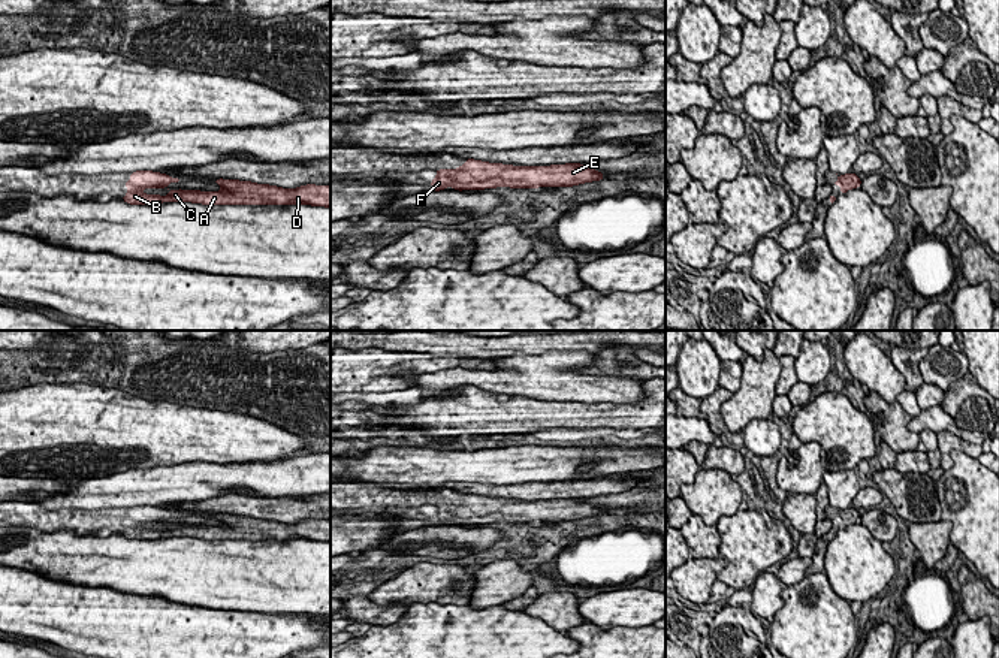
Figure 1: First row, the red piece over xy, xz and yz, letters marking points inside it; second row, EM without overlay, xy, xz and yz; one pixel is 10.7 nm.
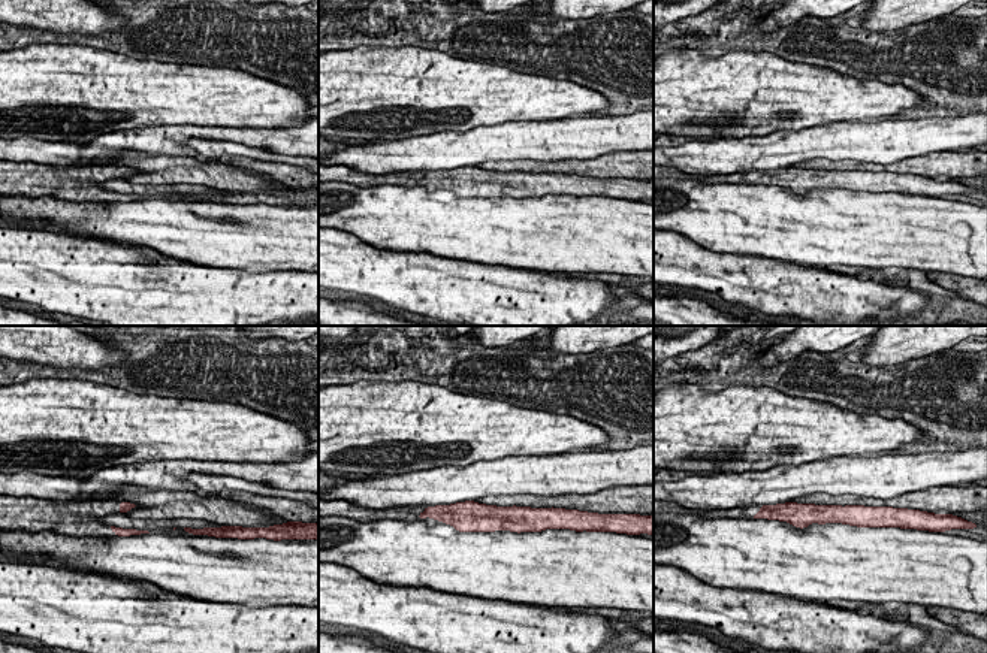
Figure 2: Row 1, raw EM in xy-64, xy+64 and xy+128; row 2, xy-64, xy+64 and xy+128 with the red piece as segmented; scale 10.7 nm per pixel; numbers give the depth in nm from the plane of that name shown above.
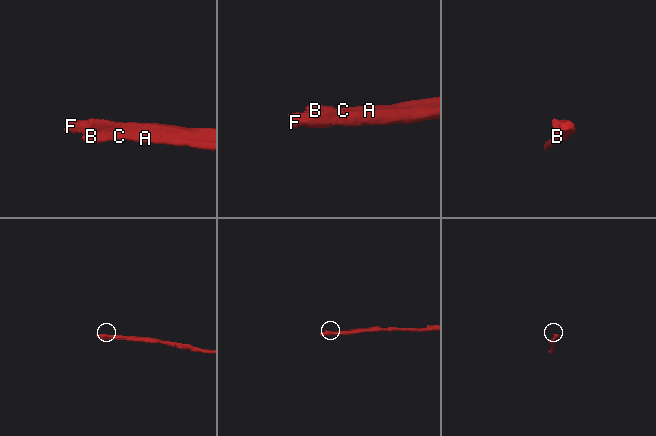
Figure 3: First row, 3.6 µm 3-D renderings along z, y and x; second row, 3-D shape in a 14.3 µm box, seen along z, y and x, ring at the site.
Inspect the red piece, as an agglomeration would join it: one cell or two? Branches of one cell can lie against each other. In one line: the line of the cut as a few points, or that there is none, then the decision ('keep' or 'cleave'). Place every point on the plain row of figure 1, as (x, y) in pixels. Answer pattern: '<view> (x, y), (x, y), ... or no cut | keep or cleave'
no cut | keep

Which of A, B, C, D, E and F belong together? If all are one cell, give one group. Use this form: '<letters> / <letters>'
A B C D E F

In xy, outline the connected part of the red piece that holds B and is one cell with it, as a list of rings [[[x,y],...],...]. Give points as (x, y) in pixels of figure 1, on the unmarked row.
[[[135,505],[130,508],[130,514],[126,516],[127,529],[121,534],[129,540],[156,540],[165,537],[191,537],[202,540],[311,540],[331,543],[331,520],[307,519],[296,523],[283,523],[269,519],[257,519],[251,516],[224,514],[218,513],[215,517],[221,522],[220,526],[200,526],[200,525],[169,525],[167,531],[145,529],[144,523],[167,523],[170,517],[178,517],[178,513],[172,513],[162,507],[153,505]]]

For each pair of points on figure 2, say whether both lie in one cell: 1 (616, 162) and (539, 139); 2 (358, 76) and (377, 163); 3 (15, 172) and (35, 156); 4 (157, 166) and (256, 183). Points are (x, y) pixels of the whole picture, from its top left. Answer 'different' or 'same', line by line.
1: different
2: different
3: different
4: same

